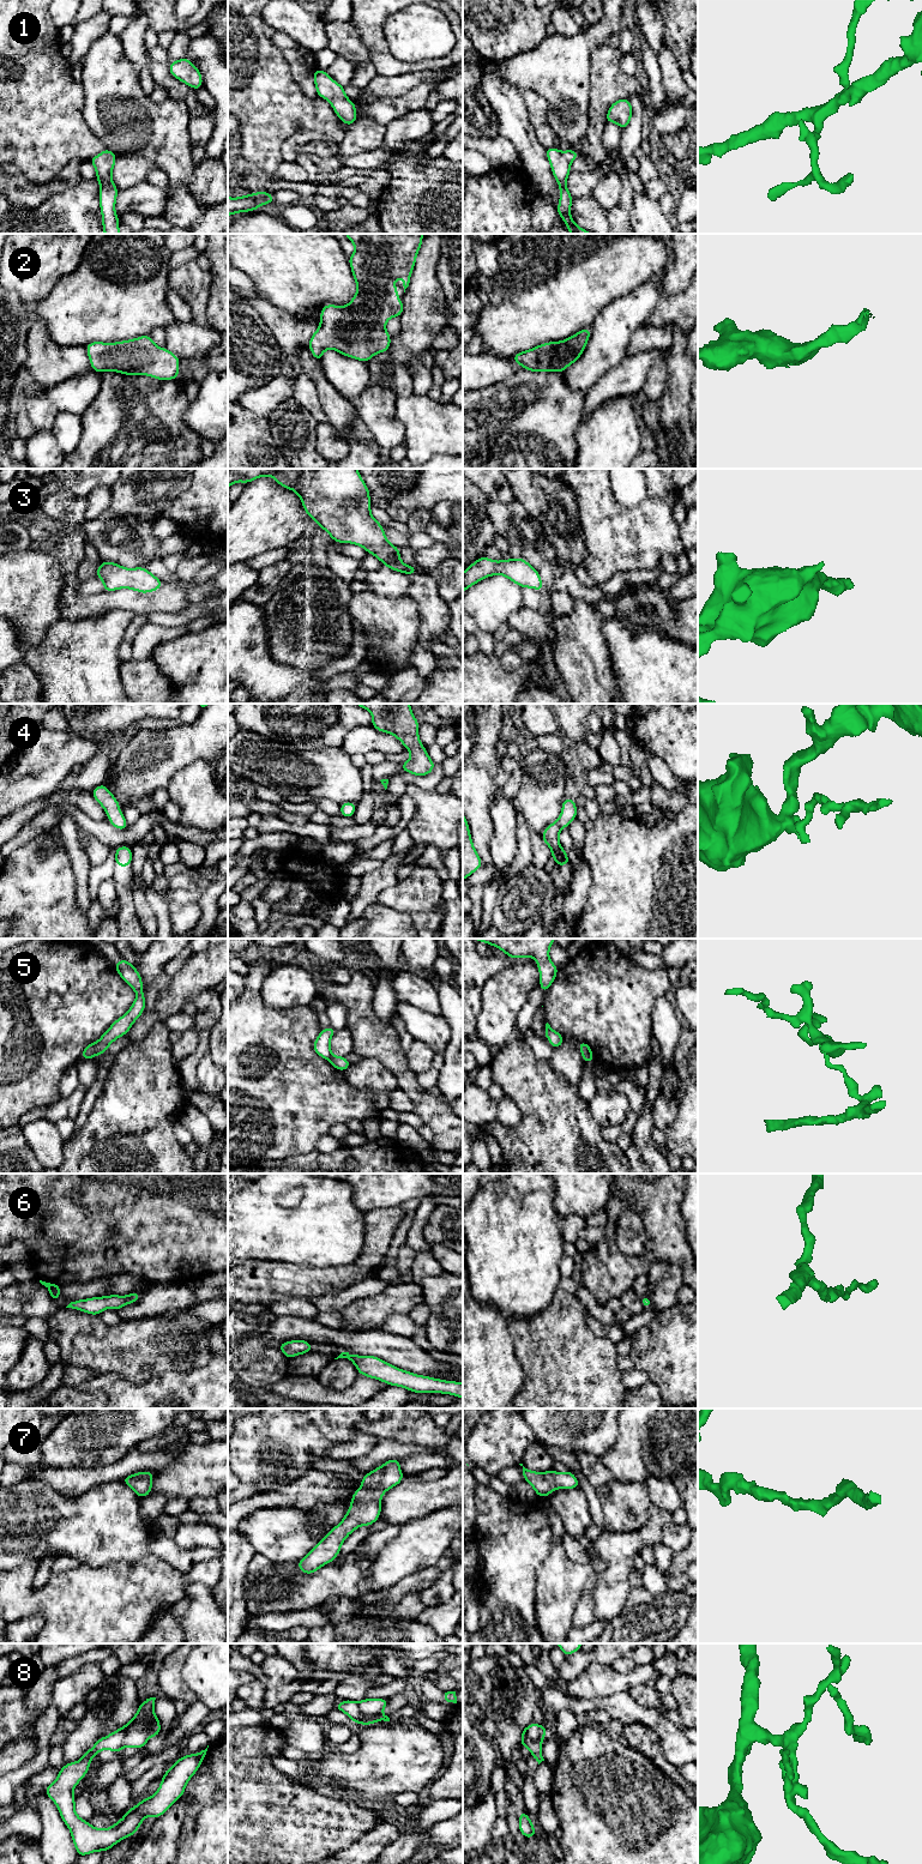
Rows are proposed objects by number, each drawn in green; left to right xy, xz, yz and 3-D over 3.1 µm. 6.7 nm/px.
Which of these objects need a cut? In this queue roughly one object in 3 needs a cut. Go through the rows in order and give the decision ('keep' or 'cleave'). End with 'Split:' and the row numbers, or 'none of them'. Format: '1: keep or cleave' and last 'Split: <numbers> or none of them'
1: keep
2: keep
3: keep
4: keep
5: keep
6: keep
7: keep
8: cleave
Split: 8

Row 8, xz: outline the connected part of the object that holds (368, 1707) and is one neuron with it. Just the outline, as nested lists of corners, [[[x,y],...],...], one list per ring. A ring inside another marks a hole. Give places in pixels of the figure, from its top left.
[[[363,1699],[358,1702],[358,1709],[364,1715],[380,1714],[387,1706],[388,1699]]]

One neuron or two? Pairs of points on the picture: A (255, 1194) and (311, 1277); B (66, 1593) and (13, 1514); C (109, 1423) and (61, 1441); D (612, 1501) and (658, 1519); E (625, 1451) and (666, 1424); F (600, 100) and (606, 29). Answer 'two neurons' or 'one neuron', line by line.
A: two neurons
B: two neurons
C: one neuron
D: two neurons
E: one neuron
F: two neurons

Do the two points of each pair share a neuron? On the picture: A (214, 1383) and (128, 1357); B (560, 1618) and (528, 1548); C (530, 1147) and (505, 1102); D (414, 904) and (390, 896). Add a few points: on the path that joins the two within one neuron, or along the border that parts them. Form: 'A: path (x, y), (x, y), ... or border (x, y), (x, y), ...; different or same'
A: border (200, 1367), (167, 1370), (154, 1374), (146, 1381); different
B: border (553, 1545), (549, 1555), (536, 1572), (535, 1597); different
C: border (506, 1097), (520, 1113), (520, 1121), (513, 1127); different
D: path (408, 898), (396, 897); same

